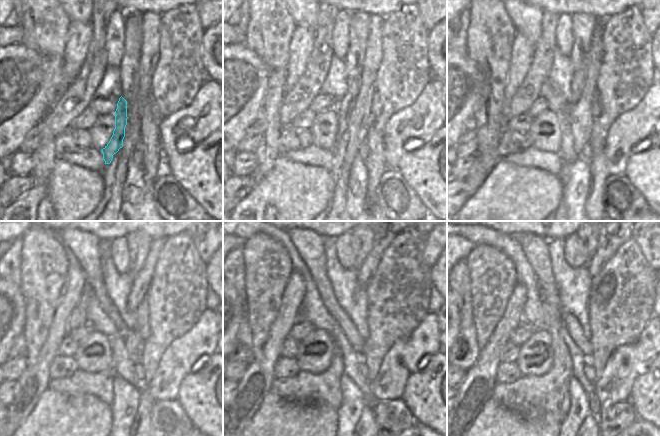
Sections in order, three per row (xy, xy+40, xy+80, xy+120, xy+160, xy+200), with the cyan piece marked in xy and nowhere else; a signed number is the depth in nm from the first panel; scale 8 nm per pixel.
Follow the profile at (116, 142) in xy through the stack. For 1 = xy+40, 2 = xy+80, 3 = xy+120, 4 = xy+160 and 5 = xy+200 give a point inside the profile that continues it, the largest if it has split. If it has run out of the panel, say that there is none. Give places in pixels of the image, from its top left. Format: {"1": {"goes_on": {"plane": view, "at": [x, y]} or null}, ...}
{"1": {"goes_on": {"plane": "xy+40", "at": [344, 106]}}, "2": {"goes_on": {"plane": "xy+80", "at": [578, 80]}}, "3": {"goes_on": {"plane": "xy+120", "at": [141, 281]}}, "4": {"goes_on": {"plane": "xy+160", "at": [382, 241]}}, "5": {"goes_on": {"plane": "xy+200", "at": [609, 241]}}}

